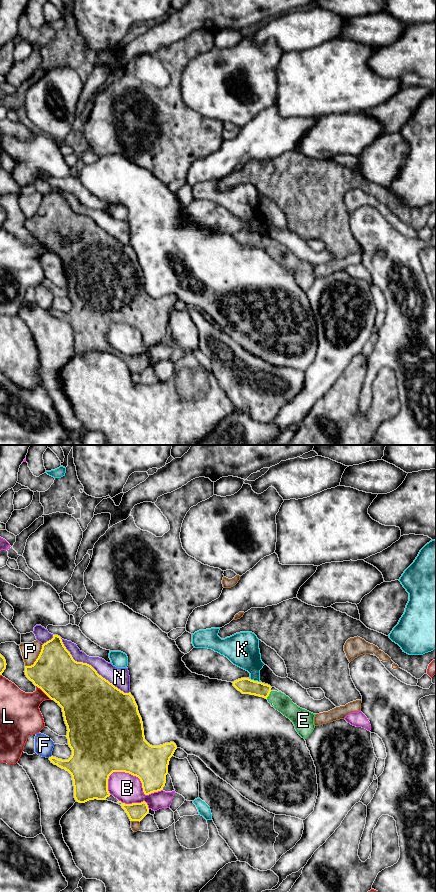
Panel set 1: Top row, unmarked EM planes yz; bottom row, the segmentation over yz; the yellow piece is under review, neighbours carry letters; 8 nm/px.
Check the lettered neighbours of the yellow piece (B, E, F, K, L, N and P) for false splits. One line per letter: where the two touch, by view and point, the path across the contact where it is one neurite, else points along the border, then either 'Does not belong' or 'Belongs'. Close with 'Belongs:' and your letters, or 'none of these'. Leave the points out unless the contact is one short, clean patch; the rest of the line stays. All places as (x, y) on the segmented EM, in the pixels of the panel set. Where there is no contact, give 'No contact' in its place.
B: Touches yellow at yz (139, 778). Does not belong
E: Touches yellow at yz (268, 695). Belongs
F: Touches yellow at yz (49, 757). Boundary: yz (51, 755), (48, 757). Does not belong
K: Touches yellow at yz (255, 681). Does not belong
L: Touches yellow at yz (44, 692). Does not belong
N: Touches yellow at yz (91, 666). Does not belong
P: Touches yellow at yz (37, 658). Does not belong
Belongs: E

